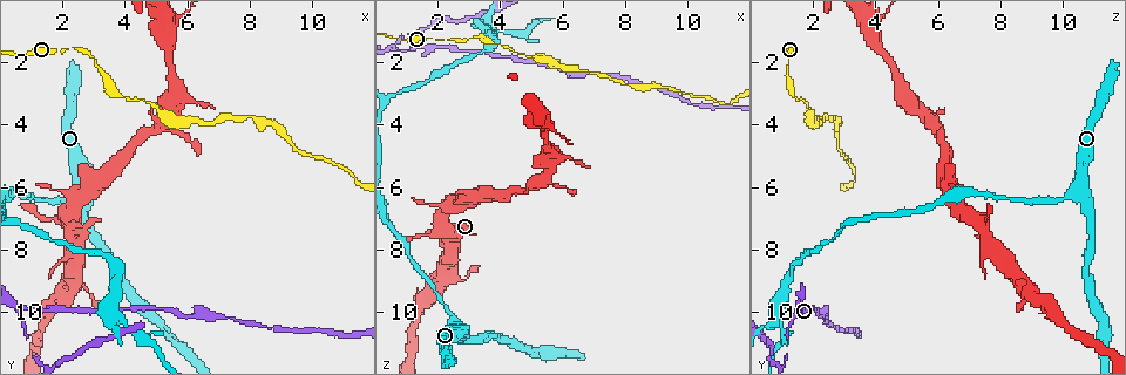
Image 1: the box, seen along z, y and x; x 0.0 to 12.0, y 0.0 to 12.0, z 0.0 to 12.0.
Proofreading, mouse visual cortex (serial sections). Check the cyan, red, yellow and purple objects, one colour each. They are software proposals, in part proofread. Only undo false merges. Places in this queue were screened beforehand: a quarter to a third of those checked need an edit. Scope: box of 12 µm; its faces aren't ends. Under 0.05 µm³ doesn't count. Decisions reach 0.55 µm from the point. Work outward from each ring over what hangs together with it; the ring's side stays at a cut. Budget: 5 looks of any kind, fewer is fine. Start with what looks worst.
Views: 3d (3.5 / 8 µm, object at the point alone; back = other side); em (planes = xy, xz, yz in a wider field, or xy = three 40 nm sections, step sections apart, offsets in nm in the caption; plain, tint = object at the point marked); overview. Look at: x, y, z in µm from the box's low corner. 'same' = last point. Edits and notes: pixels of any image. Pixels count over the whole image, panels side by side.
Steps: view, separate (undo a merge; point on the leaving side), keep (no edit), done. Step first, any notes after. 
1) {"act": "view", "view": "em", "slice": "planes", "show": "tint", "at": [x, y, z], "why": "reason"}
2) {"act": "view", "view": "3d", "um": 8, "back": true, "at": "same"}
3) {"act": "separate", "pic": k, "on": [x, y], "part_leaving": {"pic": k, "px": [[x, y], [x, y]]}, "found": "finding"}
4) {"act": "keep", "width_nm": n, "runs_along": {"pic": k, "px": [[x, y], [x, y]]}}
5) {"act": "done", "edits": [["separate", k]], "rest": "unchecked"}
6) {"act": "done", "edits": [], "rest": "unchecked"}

{"act": "view", "view": "3d", "um": 3.5, "at": [2.6, 6.2, 10.4]}

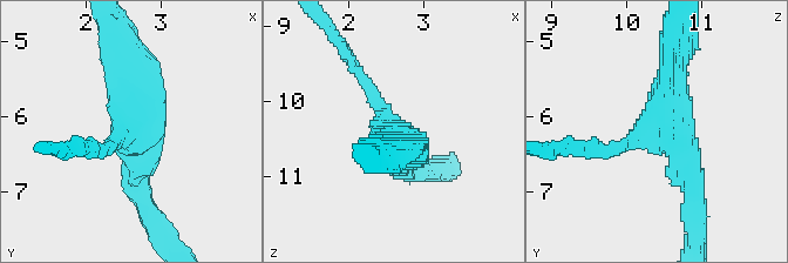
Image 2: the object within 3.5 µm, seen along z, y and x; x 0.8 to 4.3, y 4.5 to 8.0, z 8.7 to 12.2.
{"act": "view", "view": "em", "slice": "xy", "step": 2, "show": "tint", "at": [2.60, 6.15, 10.40], "arms": 3, "arm_widths_nm": [200, 350, 350], "why": "now the EM"}

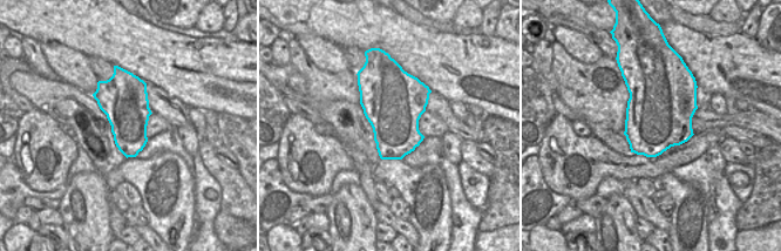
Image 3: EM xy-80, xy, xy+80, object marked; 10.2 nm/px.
{"act": "keep", "runs_along": {"pic": 2, "px": [[676, 46], [670, 114], [610, 150]]}, "found": "all the same cell"}

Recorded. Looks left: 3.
{"act": "view", "view": "3d", "um": 3.5, "at": [3.7, 9.4, 1.0], "why": "two arms in line, one across"}

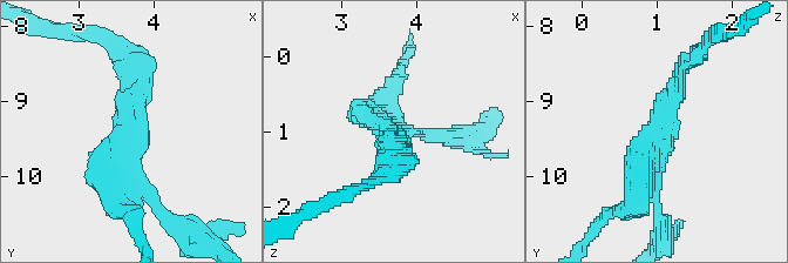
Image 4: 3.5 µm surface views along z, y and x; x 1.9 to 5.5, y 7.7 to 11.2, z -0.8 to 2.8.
{"act": "view", "view": "em", "slice": "xy", "step": 5, "show": "tint", "at": [3.70, 9.50, 1.10], "arms": 3, "arm_widths_nm": [150, 200, 350]}

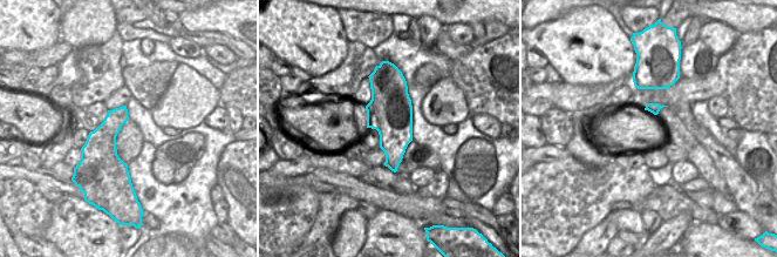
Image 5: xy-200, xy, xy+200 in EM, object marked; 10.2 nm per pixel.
{"act": "separate", "pic": 4, "on": [110, 210], "width_nm": 460, "part_leaving": {"pic": 4, "px": [[110, 152], [107, 184], [136, 235]]}, "found": "a second cell is stuck on"}

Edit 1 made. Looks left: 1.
{"act": "done", "edits": [["separate", 4]], "rest": "unchecked"}

